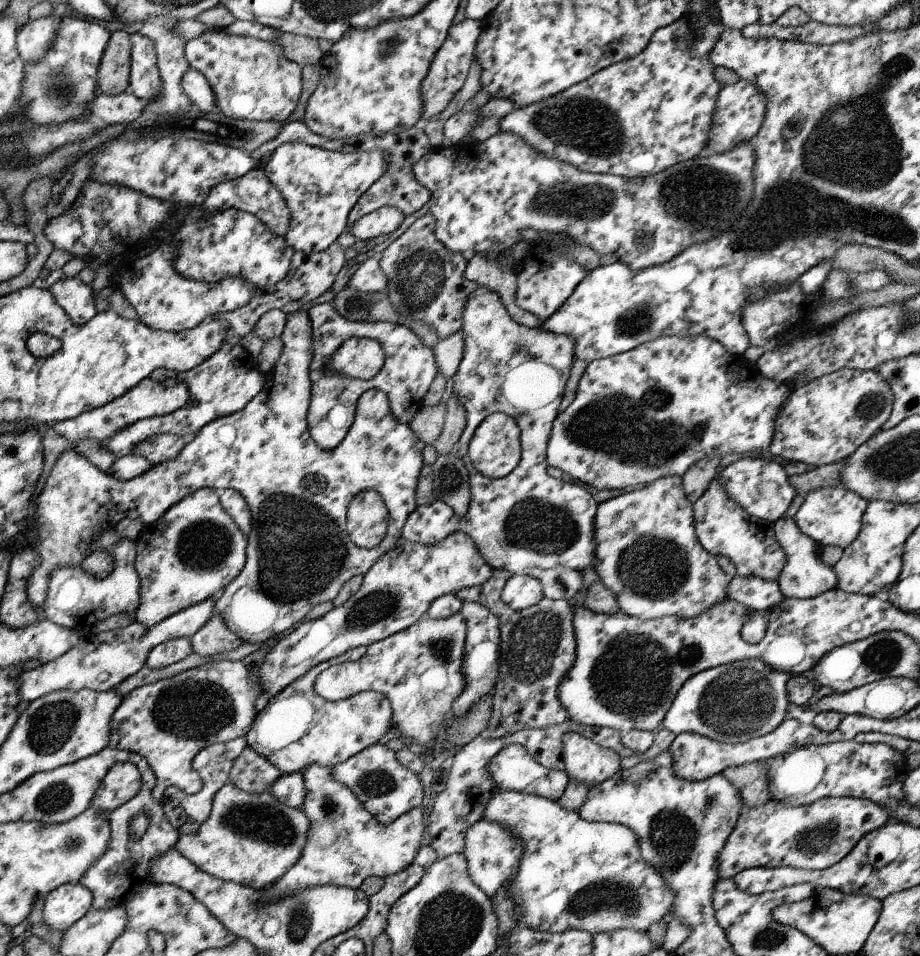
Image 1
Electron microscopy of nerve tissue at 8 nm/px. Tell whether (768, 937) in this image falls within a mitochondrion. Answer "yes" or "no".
yes

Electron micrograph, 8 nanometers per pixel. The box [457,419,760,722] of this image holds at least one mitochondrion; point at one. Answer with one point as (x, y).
(652, 569)

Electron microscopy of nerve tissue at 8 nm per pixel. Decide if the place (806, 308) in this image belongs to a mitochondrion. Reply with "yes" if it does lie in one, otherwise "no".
no

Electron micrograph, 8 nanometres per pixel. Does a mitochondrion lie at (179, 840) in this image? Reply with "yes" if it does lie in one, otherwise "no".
no

